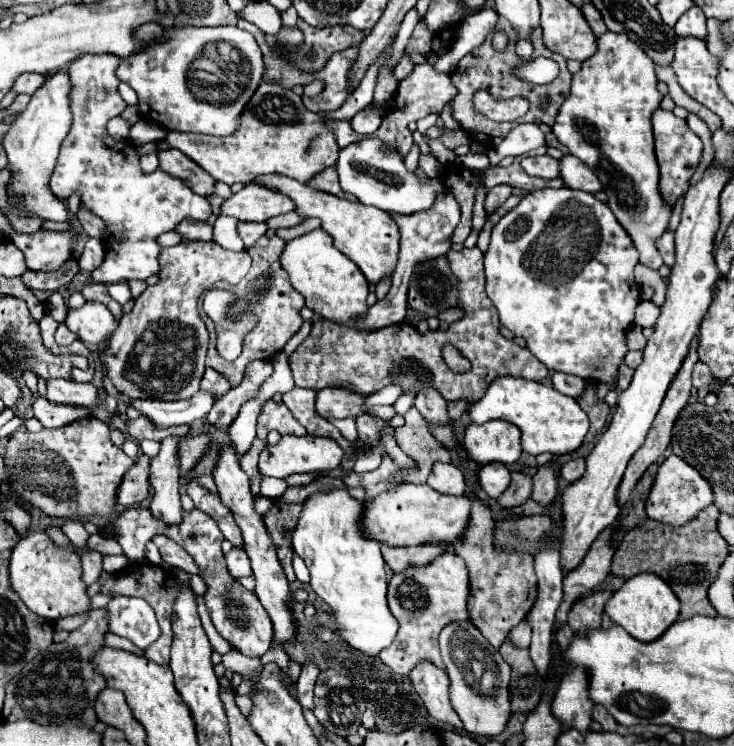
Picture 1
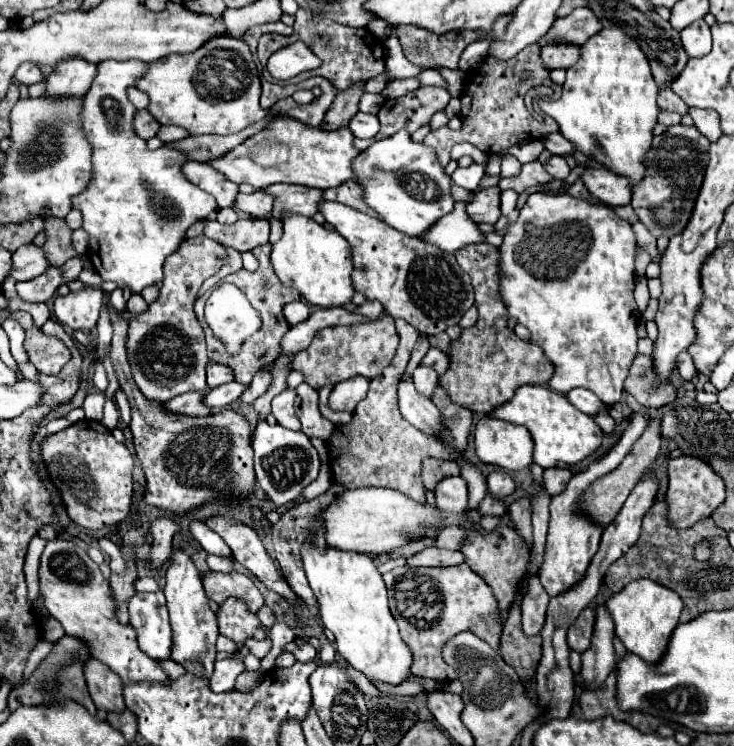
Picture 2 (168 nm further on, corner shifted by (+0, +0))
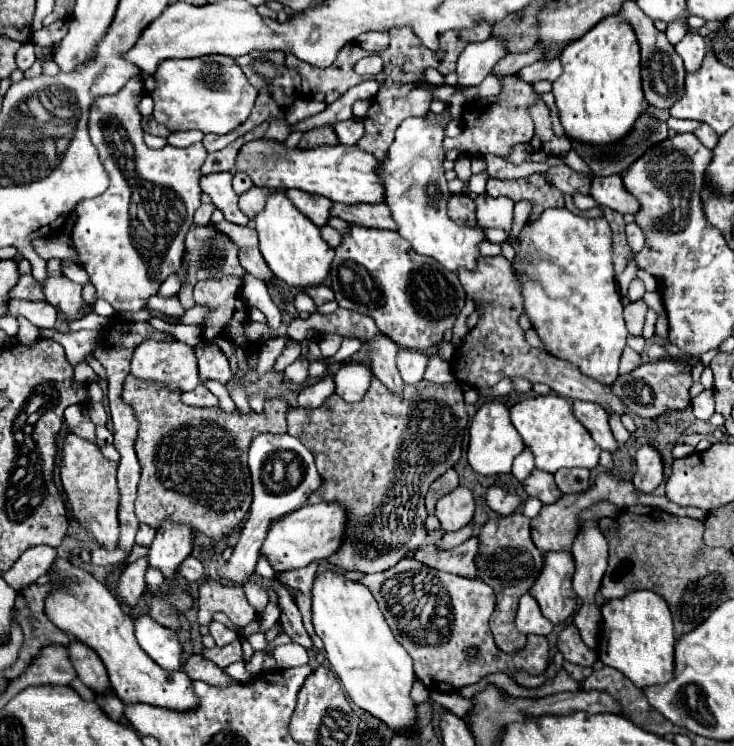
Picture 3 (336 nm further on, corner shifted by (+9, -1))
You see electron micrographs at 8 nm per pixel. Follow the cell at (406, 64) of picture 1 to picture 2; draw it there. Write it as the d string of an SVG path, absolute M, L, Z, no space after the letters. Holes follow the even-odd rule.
M425 69L419 74L422 85L431 85L446 88L447 84L442 75L434 69Z

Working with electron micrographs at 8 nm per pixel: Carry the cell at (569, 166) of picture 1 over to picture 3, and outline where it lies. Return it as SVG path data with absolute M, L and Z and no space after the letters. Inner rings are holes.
M604 176L604 178L592 178L590 196L602 204L608 206L620 214L636 214L640 204L638 200L626 192L622 178L616 176Z

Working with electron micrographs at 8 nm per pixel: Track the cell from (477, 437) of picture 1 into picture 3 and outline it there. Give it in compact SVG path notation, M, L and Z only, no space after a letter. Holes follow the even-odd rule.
M486 402L472 418L470 422L470 446L468 446L468 464L484 476L496 476L496 474L508 474L512 470L512 462L514 458L524 450L524 442L518 434L518 430L514 430L510 416L508 416L508 408L498 402Z

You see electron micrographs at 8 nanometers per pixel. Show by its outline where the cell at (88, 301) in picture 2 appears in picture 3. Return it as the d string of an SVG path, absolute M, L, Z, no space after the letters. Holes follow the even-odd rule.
M58 258L48 260L48 280L44 284L46 302L50 302L56 310L60 310L68 320L82 318L84 300L82 300L82 286L74 284L60 272L62 262Z

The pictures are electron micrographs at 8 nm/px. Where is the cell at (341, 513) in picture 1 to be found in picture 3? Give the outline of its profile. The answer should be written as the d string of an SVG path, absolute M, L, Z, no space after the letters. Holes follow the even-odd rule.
M326 570L312 584L312 624L324 642L326 658L350 694L352 702L392 726L392 730L408 730L416 720L410 688L414 684L412 658L392 636L378 602L360 582L348 580L344 572Z

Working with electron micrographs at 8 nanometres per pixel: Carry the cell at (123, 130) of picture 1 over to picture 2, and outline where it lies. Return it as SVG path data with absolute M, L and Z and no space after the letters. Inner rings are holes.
M139 111L135 117L135 131L141 139L151 139L157 135L161 125L151 117L149 111Z

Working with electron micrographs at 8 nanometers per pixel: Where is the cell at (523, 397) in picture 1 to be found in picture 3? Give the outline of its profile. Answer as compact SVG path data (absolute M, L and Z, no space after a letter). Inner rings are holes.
M558 394L520 398L510 406L510 420L524 438L524 444L532 450L534 464L540 470L556 472L558 468L594 468L598 464L600 448L588 434L588 430L572 414L568 398Z

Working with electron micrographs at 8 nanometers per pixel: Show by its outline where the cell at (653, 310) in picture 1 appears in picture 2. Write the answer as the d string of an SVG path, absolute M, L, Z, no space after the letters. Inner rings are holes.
M637 277L635 281L635 301L639 305L639 311L643 313L649 301L649 289L647 289L647 277Z

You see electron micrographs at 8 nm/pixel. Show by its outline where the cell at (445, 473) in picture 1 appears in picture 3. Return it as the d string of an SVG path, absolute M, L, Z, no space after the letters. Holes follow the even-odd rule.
M458 486L456 490L452 490L452 494L446 494L436 504L436 518L440 520L446 532L460 530L472 520L472 516L474 516L474 498L472 492L464 486Z

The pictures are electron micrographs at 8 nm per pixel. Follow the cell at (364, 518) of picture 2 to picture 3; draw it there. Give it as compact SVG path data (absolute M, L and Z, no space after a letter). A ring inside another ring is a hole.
M320 502L320 504L306 504L300 510L276 520L268 528L268 536L262 544L262 552L266 554L268 562L276 572L296 570L314 560L324 560L336 554L344 542L344 528L348 526L348 510L340 506L340 502Z

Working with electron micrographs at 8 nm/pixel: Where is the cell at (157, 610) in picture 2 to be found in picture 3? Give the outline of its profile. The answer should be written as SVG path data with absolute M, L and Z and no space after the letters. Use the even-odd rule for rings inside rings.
M140 614L134 618L134 632L140 648L164 670L180 670L182 646L176 634L154 622L150 614Z

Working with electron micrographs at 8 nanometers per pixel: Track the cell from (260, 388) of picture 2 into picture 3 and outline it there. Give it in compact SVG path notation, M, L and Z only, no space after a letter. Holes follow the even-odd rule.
M292 344L292 346L286 346L286 348L284 348L284 354L278 358L278 362L274 364L272 370L274 370L274 372L282 372L286 366L290 366L290 364L292 364L294 360L298 360L298 358L300 358L300 346L294 346L294 344Z

